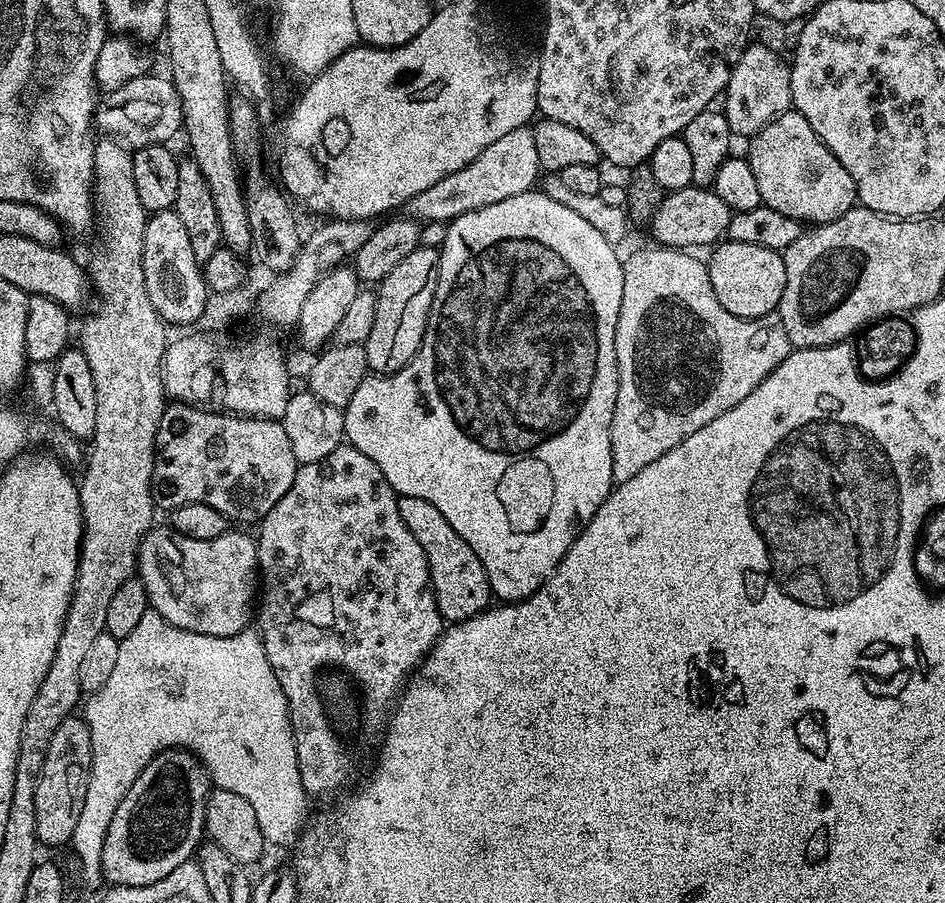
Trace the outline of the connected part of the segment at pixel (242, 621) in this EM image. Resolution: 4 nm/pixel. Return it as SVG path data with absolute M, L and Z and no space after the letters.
M164 526L164 528L157 527L152 535L141 540L140 551L138 553L138 578L144 583L144 589L148 595L148 603L151 611L156 612L166 622L170 622L174 626L178 626L182 630L190 630L194 634L210 634L211 636L217 636L218 638L226 638L227 636L233 636L239 632L245 631L249 627L248 624L253 623L254 620L254 605L258 600L258 565L256 562L256 542L250 535L247 536L247 531L229 530L223 532L218 538L210 538L209 540L199 540L198 538L186 538L181 532L172 531L171 527Z

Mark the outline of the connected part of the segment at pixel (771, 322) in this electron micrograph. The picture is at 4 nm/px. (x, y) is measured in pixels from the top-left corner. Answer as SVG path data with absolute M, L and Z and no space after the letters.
M651 246L652 248L640 248L637 252L632 252L627 257L623 257L624 277L622 278L622 306L618 314L618 326L614 334L614 350L616 351L616 361L618 362L618 398L614 406L612 415L612 478L616 484L626 482L642 470L642 466L650 466L650 462L658 462L662 454L674 450L694 430L702 430L706 422L714 422L718 414L726 414L746 394L750 394L756 387L766 379L769 374L777 368L788 357L790 345L786 326L782 326L782 318L779 311L774 311L769 316L759 316L751 320L750 318L738 318L738 314L730 314L722 302L718 302L718 294L714 294L714 286L710 286L710 274L708 273L707 263L703 259L699 260L699 255L693 254L688 250L678 248L665 248L663 246Z

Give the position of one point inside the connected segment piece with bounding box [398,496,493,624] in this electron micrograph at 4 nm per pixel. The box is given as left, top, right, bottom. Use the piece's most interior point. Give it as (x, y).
(460, 585)

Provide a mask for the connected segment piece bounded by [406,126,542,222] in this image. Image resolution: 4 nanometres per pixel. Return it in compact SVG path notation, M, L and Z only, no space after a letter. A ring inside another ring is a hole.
M525 126L518 130L510 130L510 134L498 138L494 146L486 146L486 150L482 150L482 154L474 158L474 162L442 178L442 182L434 182L430 190L413 196L408 201L406 208L411 219L417 222L430 220L450 222L470 210L482 210L482 206L502 202L502 198L514 198L523 192L533 191L541 172L538 150L534 146L532 137L532 128ZM534 182L535 184L532 184Z

